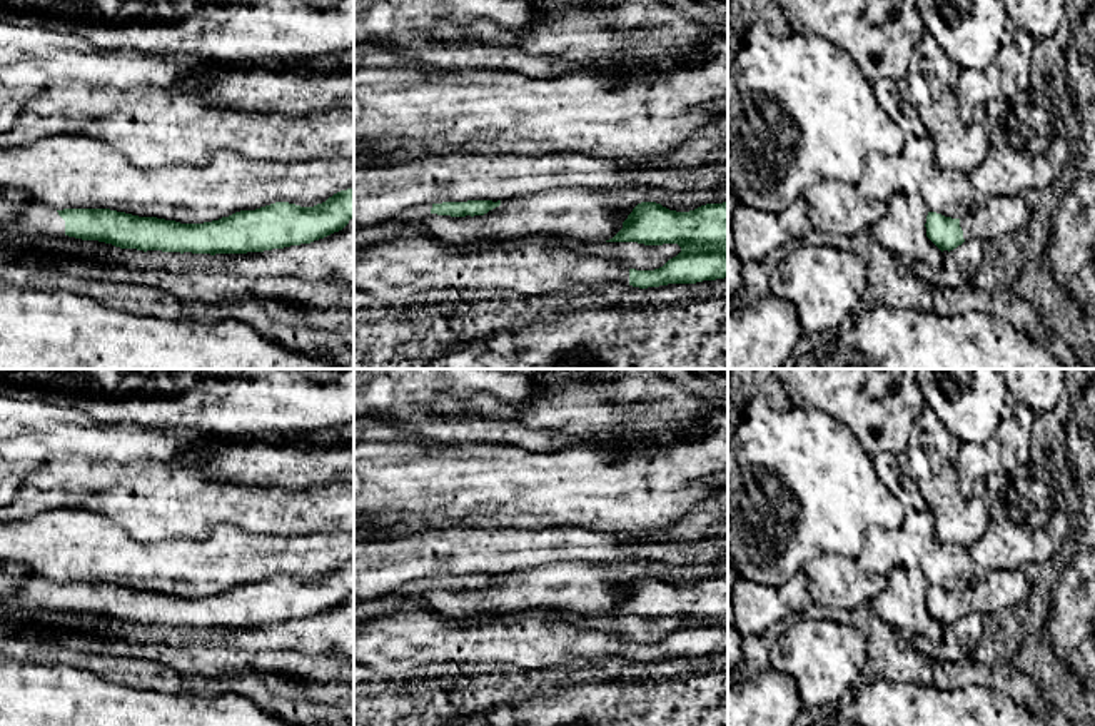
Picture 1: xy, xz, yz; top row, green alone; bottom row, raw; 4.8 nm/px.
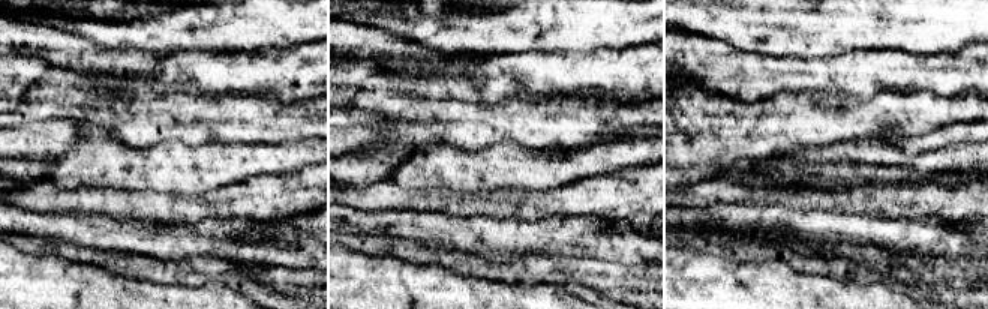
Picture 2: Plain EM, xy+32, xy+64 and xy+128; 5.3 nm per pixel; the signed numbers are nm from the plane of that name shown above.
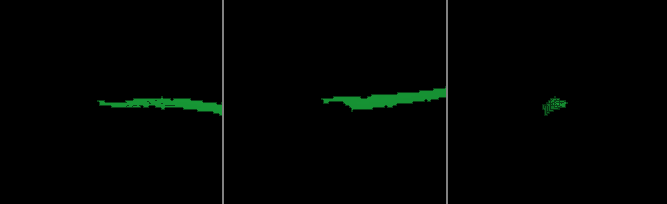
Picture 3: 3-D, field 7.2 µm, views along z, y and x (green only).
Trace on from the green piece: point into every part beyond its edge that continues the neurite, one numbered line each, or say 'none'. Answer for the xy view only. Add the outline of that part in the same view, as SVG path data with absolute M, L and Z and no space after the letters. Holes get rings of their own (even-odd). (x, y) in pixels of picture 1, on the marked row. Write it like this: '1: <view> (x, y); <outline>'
1: xy (39, 219); M33 199L27 204L23 214L12 224L13 232L25 235L65 235L65 220L58 215L57 209Z

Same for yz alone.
1: yz (992, 217); M998 195L980 199L973 209L960 217L965 242L978 239L980 242L1012 235L1020 227L1027 227L1032 219L1032 209L1022 195Z

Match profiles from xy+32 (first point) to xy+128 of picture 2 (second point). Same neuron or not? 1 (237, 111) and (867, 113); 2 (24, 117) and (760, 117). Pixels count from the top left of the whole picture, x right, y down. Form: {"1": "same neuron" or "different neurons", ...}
{"1": "same neuron", "2": "same neuron"}

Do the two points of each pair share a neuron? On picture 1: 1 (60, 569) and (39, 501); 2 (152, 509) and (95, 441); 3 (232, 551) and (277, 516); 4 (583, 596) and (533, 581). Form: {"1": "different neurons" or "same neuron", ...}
{"1": "different neurons", "2": "different neurons", "3": "different neurons", "4": "same neuron"}

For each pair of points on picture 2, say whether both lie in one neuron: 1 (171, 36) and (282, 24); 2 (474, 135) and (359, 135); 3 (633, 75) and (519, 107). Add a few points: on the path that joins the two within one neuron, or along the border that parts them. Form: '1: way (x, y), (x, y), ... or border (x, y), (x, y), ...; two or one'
1: way (198, 20), (255, 18); one
2: border (395, 123), (399, 138), (369, 153); two
3: border (529, 95), (588, 95), (595, 99); two

